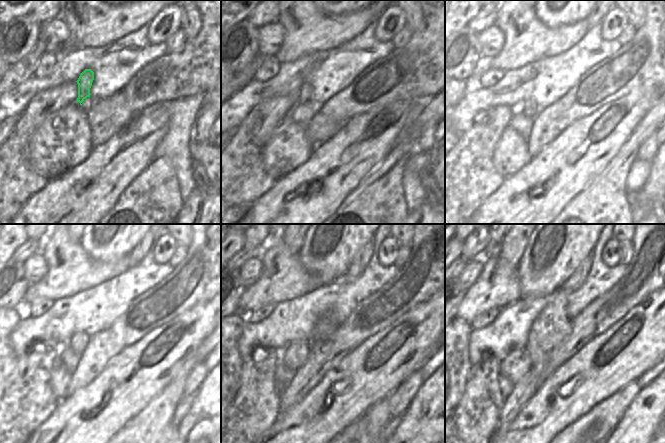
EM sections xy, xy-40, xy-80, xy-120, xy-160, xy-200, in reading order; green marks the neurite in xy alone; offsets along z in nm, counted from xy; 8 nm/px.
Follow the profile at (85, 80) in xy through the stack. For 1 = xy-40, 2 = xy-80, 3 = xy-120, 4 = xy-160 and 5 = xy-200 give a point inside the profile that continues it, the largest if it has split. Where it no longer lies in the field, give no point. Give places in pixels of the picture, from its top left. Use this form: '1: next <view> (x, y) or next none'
1: next xy-40 (306, 90)
2: next xy-80 (529, 108)
3: next xy-120 (78, 342)
4: next xy-160 (296, 354)
5: next xy-200 (517, 363)

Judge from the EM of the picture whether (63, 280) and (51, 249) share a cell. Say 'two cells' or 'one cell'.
one cell

